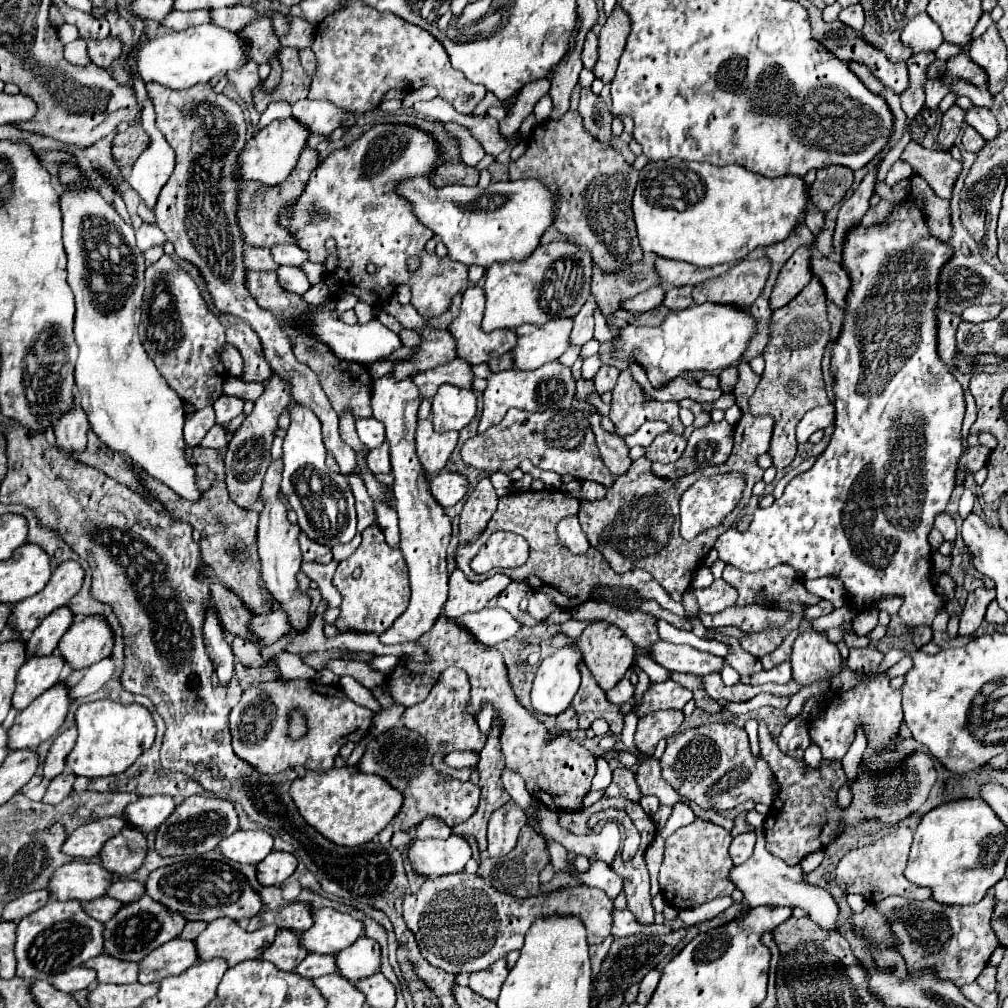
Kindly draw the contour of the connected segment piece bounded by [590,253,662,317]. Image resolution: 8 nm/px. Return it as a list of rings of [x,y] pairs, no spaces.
[[[650,253],[644,255],[640,263],[612,273],[604,273],[596,265],[592,267],[590,287],[604,317],[612,317],[612,313],[620,307],[620,301],[644,293],[656,285],[662,285],[654,267],[654,259],[656,257]]]

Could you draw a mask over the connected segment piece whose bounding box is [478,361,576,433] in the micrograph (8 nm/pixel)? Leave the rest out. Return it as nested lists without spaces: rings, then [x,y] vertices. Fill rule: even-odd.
[[[558,361],[546,363],[538,367],[536,371],[520,371],[520,369],[510,369],[510,371],[500,371],[492,373],[488,379],[488,385],[484,389],[484,409],[478,425],[478,433],[484,433],[492,425],[500,423],[510,407],[536,413],[536,411],[548,411],[548,409],[568,409],[576,391],[576,385],[572,381],[570,367],[560,365]]]

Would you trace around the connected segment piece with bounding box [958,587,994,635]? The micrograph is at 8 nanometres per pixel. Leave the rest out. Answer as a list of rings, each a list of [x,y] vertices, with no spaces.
[[[976,589],[968,595],[966,603],[964,603],[964,609],[962,609],[962,617],[960,617],[960,635],[972,635],[980,623],[984,621],[984,613],[986,613],[986,607],[988,603],[994,599],[994,591],[990,589]]]

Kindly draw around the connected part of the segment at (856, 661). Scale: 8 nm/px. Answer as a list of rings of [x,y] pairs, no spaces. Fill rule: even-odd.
[[[850,647],[850,655],[846,659],[848,667],[854,671],[870,671],[880,665],[882,653],[876,647]]]

